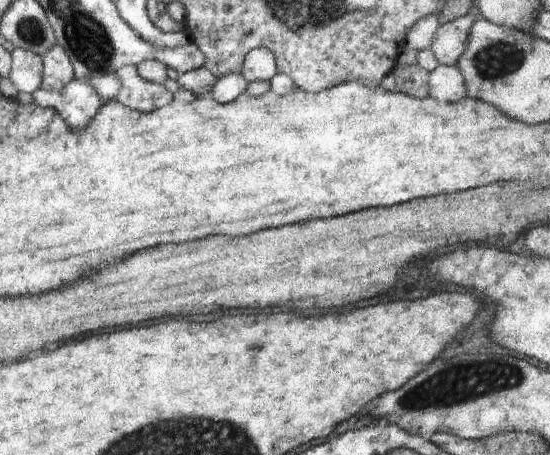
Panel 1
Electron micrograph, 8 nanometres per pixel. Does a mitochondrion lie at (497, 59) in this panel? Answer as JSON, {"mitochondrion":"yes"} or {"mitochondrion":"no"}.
{"mitochondrion":"yes"}

